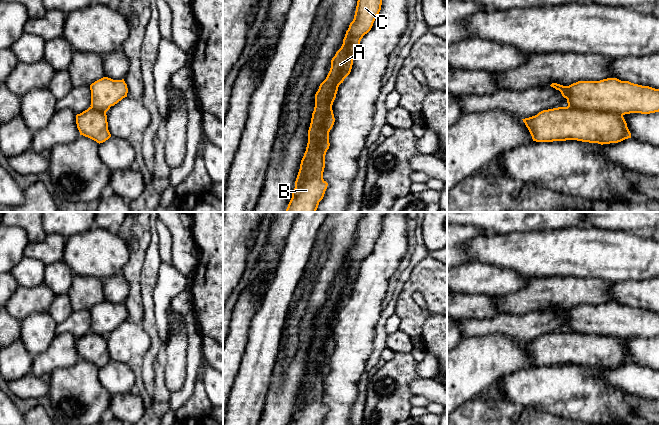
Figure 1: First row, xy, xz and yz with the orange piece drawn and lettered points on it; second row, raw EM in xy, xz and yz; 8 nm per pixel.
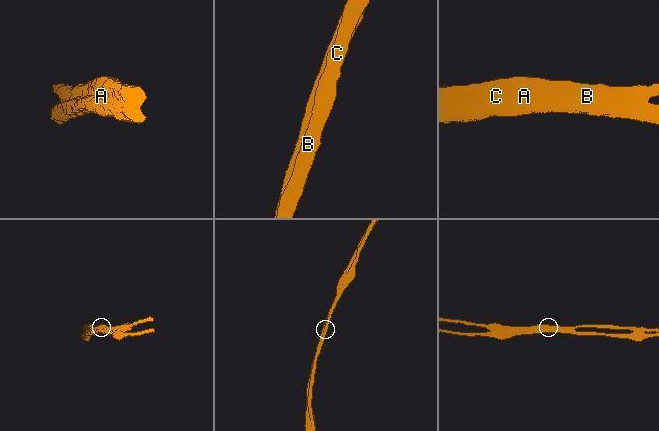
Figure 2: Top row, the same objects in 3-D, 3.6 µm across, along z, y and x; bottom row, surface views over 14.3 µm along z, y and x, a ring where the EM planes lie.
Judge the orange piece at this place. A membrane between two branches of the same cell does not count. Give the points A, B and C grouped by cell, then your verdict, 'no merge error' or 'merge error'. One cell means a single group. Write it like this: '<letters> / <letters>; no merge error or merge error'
A / B C; merge error

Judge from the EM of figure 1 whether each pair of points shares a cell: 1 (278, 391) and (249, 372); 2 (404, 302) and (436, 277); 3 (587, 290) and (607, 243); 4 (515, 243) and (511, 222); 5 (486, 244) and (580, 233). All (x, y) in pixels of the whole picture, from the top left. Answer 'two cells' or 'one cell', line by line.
1: two cells
2: one cell
3: two cells
4: two cells
5: one cell

